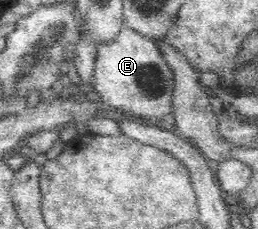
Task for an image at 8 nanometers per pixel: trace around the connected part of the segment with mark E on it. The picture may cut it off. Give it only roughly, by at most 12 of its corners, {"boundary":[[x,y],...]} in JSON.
{"boundary":[[124,25],[98,45],[107,108],[171,124],[174,73],[160,47]]}

